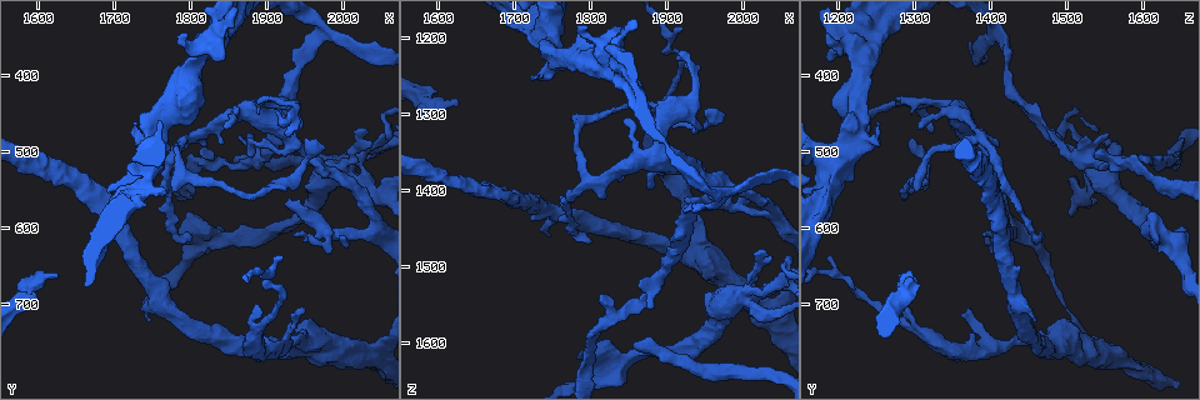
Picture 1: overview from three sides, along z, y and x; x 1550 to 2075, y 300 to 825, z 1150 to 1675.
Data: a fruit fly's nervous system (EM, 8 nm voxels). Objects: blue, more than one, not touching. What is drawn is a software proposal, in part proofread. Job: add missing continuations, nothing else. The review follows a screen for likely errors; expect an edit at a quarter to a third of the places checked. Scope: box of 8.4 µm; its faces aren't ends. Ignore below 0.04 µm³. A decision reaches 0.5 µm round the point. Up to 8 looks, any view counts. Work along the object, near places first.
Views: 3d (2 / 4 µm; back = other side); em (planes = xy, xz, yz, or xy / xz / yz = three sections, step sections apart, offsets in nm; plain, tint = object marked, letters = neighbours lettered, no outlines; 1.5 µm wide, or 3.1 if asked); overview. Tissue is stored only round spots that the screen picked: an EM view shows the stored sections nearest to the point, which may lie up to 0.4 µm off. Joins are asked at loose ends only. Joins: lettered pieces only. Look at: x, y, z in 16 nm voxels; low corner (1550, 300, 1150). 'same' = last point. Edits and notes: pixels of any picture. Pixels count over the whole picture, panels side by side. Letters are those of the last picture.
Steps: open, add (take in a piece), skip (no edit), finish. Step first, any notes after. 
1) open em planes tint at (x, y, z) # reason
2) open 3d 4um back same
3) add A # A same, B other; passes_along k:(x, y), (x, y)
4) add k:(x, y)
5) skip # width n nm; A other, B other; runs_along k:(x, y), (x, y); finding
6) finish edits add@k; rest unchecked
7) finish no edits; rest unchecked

open 3d 2um at (1730, 460, 1250)

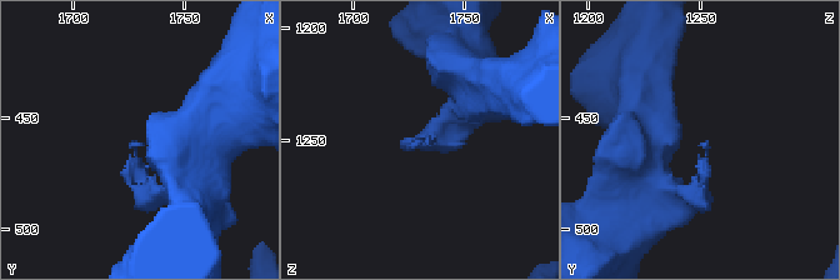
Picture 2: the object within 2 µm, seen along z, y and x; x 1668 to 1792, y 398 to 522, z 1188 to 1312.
open em planes letters at (1729, 460, 1250) # now the EM

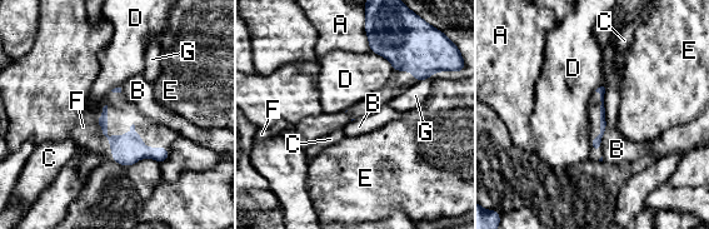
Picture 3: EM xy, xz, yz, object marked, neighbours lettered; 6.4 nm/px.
add F # A other, B other, C other, D other, E other, F same, G other; it goes on there

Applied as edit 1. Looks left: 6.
open overview

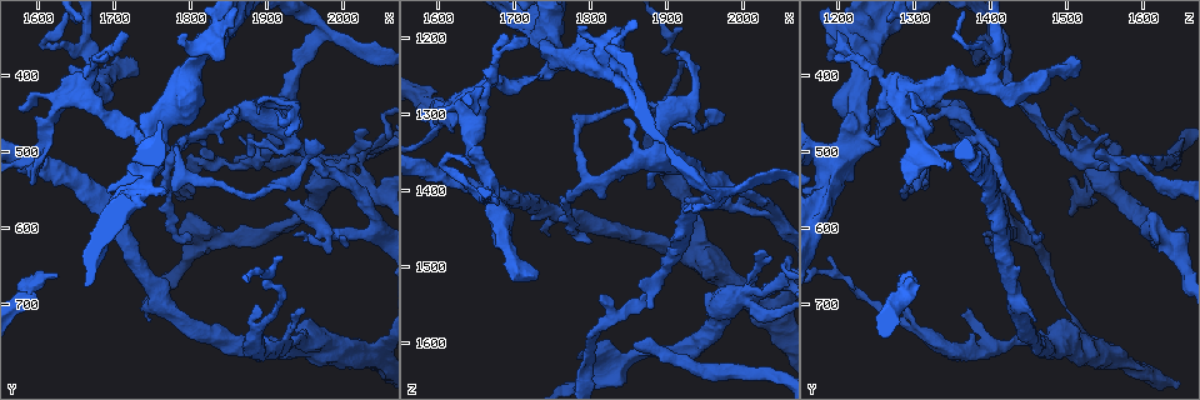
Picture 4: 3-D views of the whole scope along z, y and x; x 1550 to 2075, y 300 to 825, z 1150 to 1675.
open em xy step 8 tint at (1625, 660, 1280) # an open end

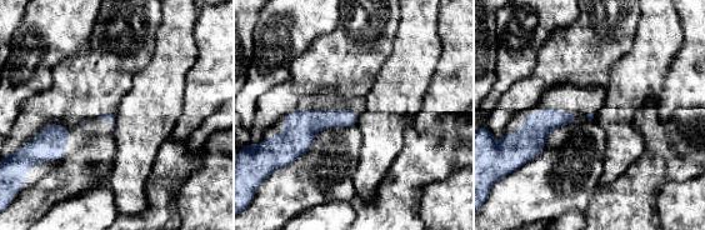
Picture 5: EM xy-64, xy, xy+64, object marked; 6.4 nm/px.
open em planes tint same

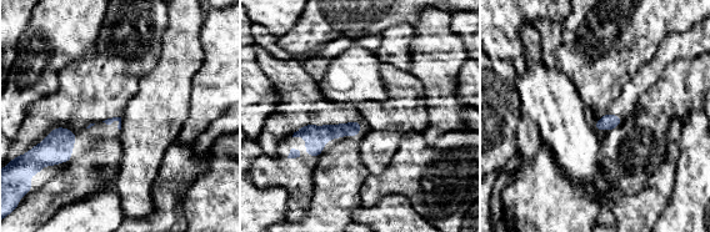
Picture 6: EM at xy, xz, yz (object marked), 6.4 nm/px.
open em planes letters same # see the neighbours

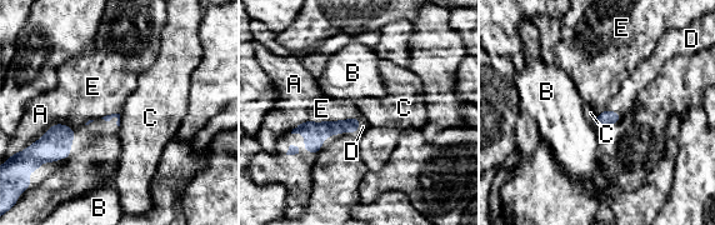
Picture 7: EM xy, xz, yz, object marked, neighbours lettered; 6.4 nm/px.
add D # A other, B other, C other, D same, E other; the cell continues

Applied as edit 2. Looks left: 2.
finish edits add@3, add@7; rest unchecked

